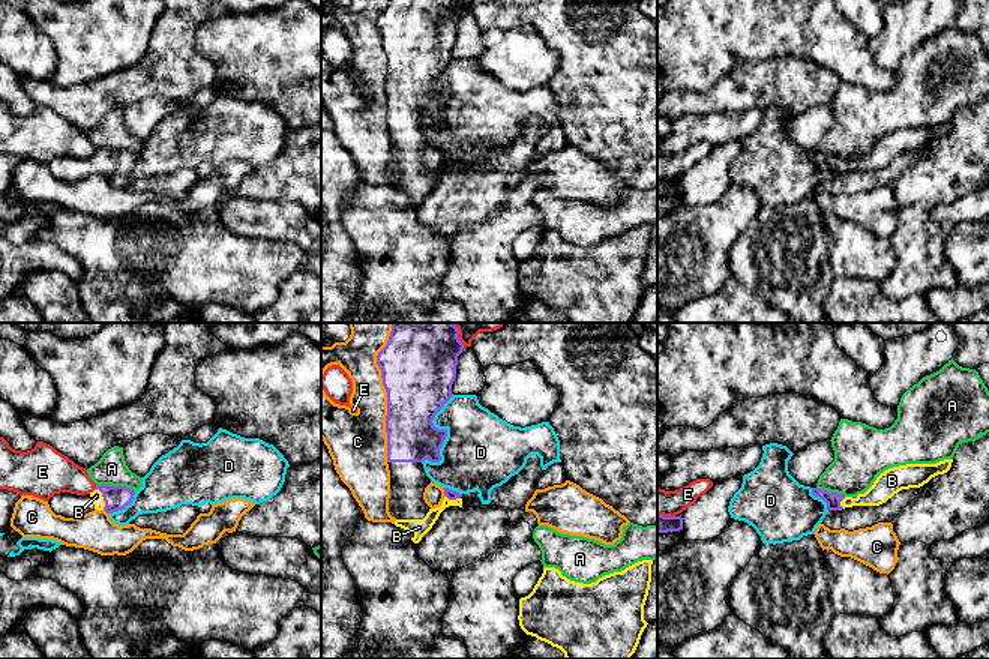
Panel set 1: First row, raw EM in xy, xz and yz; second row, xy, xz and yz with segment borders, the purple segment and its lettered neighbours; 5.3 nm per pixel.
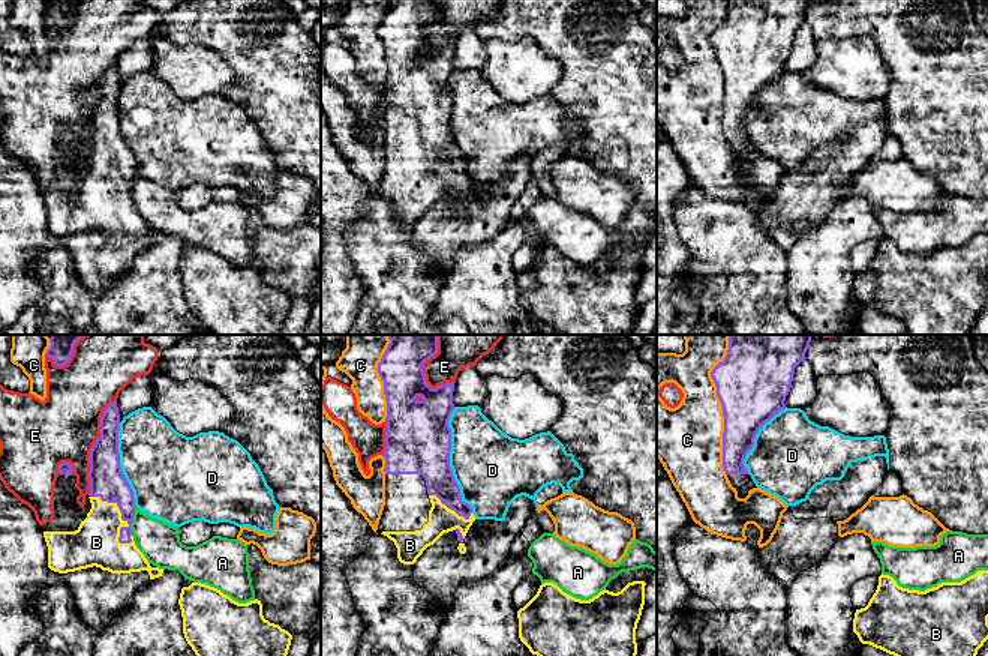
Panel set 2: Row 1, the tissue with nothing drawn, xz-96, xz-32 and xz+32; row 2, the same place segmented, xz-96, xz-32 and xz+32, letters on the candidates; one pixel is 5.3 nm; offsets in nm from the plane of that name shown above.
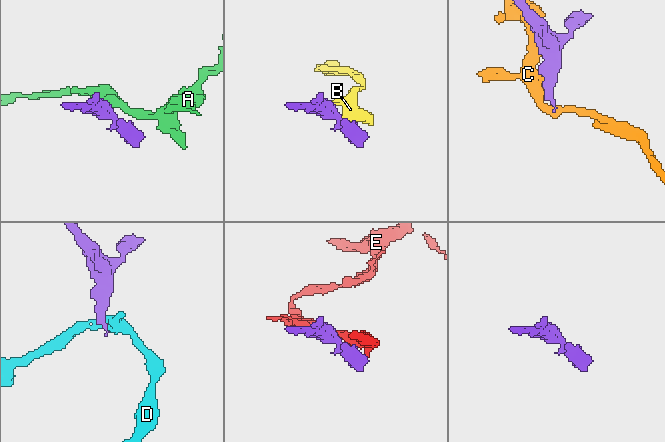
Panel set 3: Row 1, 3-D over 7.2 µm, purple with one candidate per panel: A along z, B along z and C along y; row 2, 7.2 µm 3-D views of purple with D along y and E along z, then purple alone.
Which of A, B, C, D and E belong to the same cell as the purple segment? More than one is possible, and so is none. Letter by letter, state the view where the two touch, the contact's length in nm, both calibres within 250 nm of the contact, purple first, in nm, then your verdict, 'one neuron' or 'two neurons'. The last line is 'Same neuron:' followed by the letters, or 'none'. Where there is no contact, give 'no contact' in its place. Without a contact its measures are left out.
A: contact in xy; length 220 nm; calibres 130 and 170 nm; two neurons
B: contact in xy; length 130 nm; calibres 130 and 60 nm; one neuron
C: contact in xz; length 650 nm; calibres 380 and 280 nm; two neurons
D: contact in xz; length 400 nm; calibres 280 and 400 nm; two neurons
E: contact in xy; length 30 nm; calibres 130 and 220 nm; two neurons
Same neuron: B

